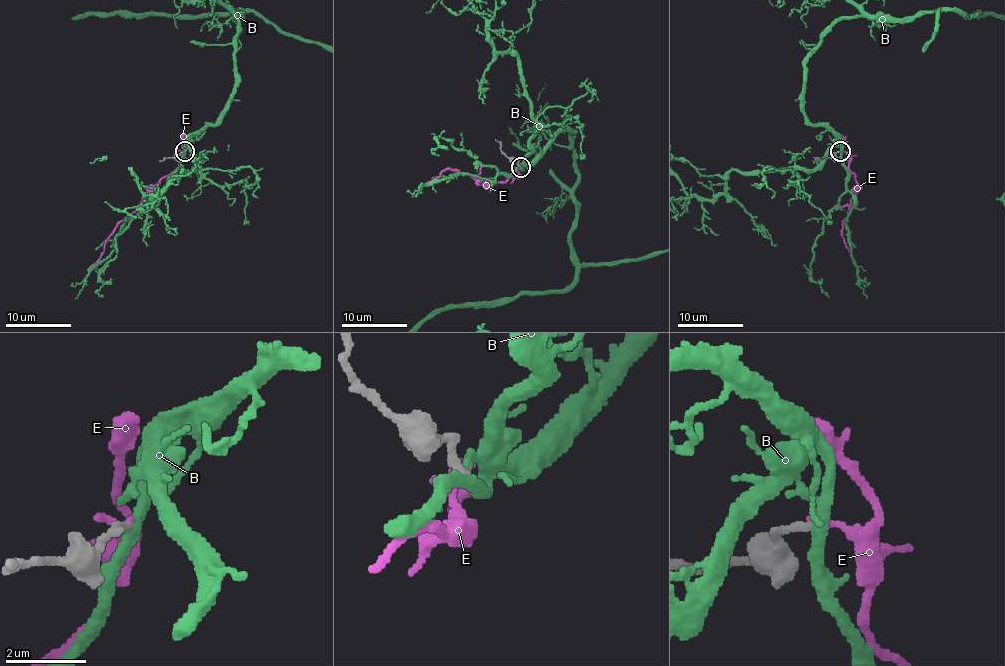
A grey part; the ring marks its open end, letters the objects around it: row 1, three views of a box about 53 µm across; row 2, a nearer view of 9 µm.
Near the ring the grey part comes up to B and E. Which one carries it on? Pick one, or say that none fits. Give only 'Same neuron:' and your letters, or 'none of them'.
Same neuron: none of them

